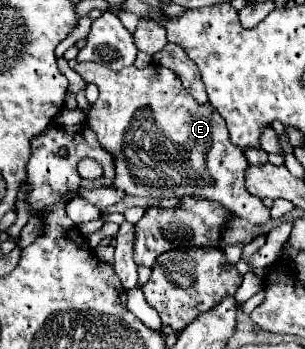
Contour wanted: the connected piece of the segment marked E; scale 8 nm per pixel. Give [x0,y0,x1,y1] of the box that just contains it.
[73,62,271,224]

